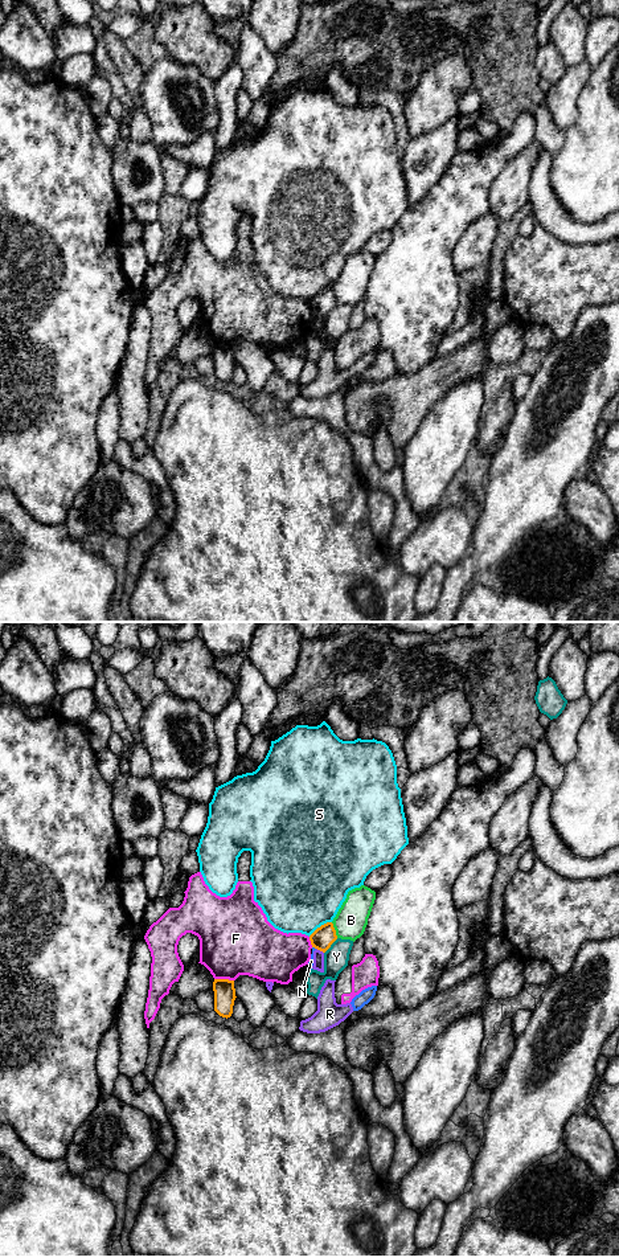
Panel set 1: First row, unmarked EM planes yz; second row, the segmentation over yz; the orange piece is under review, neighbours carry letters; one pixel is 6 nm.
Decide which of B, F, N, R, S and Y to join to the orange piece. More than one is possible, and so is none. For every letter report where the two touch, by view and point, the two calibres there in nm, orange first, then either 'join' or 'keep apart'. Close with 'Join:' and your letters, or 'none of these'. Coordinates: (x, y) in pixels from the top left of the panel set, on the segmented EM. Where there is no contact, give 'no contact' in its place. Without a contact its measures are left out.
B: contact yz (335, 930); calibres 140 and 190 nm; keep apart
F: contact yz (224, 979); calibres 130 and 440 nm; keep apart
N: contact yz (314, 946); calibres 140 and 30 nm; keep apart
R: contact yz (320, 950); calibres 140 and 60 nm; keep apart
S: contact yz (320, 926); calibres 140 and 480 nm; keep apart
Y: contact yz (330, 946); calibres 140 and 150 nm; keep apart
Join: none of these

